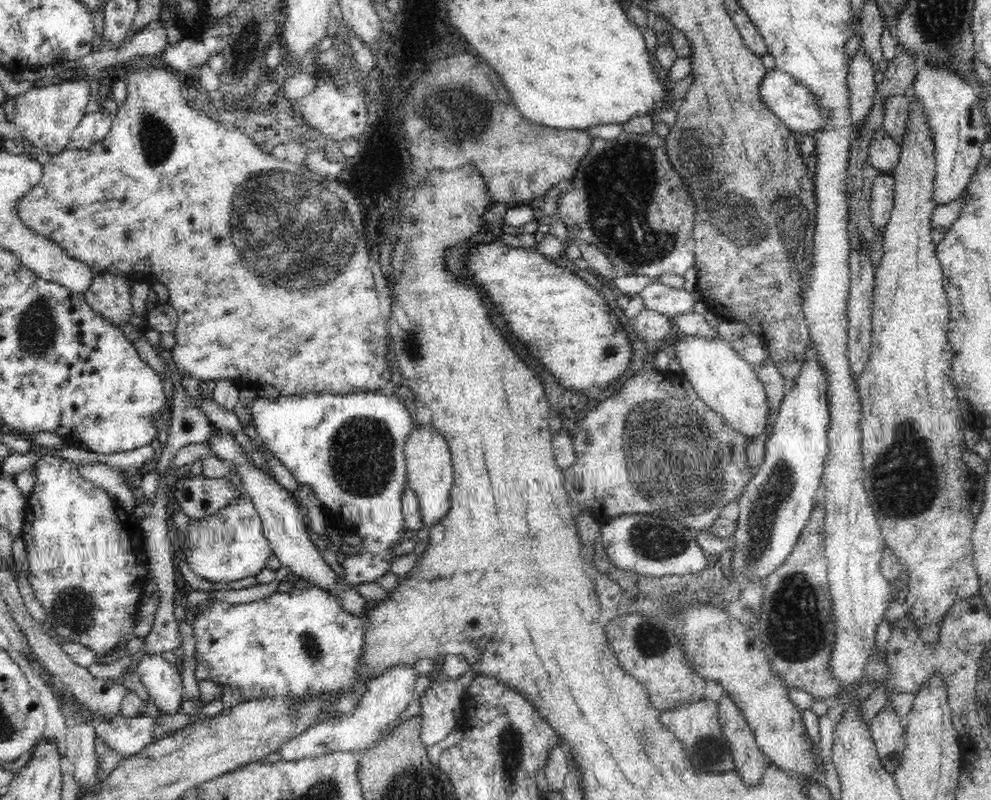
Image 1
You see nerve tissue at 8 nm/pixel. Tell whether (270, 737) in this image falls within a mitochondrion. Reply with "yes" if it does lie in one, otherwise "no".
no

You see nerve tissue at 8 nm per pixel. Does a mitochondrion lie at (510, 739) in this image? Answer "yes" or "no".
yes

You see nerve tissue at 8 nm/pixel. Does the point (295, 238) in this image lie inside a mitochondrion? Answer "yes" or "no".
yes

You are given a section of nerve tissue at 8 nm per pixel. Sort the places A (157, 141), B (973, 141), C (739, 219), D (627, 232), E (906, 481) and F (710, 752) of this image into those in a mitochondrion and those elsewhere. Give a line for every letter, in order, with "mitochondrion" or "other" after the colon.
A: mitochondrion
B: other
C: mitochondrion
D: mitochondrion
E: mitochondrion
F: mitochondrion

